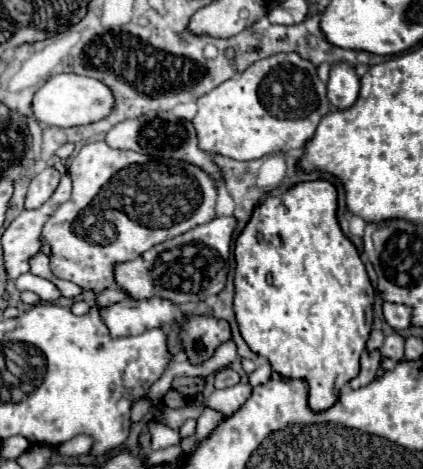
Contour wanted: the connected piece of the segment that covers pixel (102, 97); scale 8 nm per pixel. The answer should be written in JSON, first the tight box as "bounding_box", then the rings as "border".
{"bounding_box":[32,74,114,128],"border":[[[56,74],[50,80],[46,80],[46,84],[38,88],[38,92],[34,94],[32,112],[40,124],[70,128],[104,118],[110,112],[112,104],[114,104],[112,92],[108,92],[108,86],[102,84],[100,80],[78,74]]]}

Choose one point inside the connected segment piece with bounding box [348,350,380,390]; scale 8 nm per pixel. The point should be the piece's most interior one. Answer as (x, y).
(369, 362)

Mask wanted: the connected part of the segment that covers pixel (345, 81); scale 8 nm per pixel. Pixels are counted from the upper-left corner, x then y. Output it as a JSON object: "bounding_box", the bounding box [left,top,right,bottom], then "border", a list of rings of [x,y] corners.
{"bounding_box":[328,64,360,110],"border":[[[334,64],[330,70],[330,82],[328,82],[328,100],[336,110],[350,108],[360,92],[360,80],[354,72],[354,68],[348,68],[344,64]]]}

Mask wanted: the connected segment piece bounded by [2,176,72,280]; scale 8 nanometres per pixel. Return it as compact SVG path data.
M62 176L56 192L50 196L50 200L46 204L42 204L36 210L24 210L2 234L2 248L4 248L4 262L6 262L6 270L10 280L16 280L20 274L30 270L30 258L36 256L38 252L42 252L42 228L46 224L46 220L58 210L58 206L62 206L72 194L72 182L68 176Z

